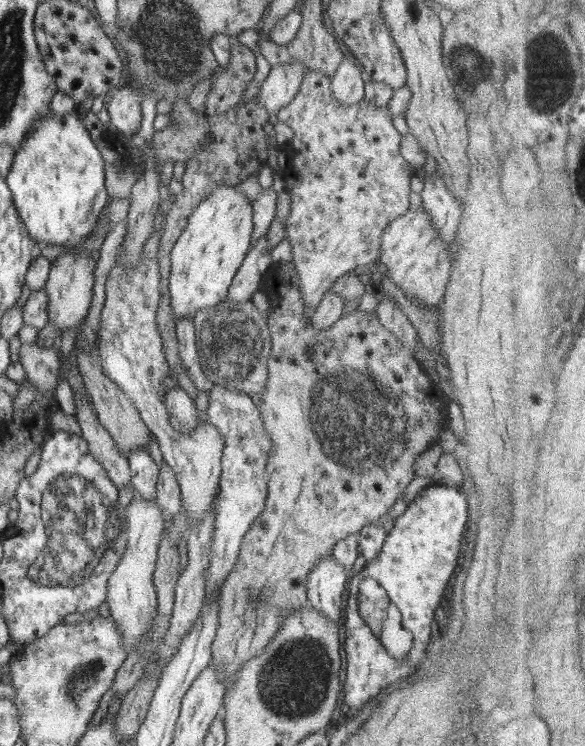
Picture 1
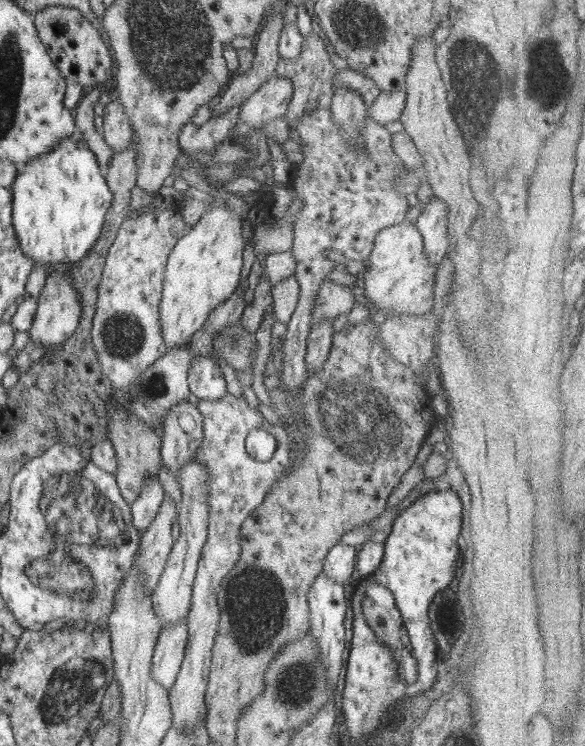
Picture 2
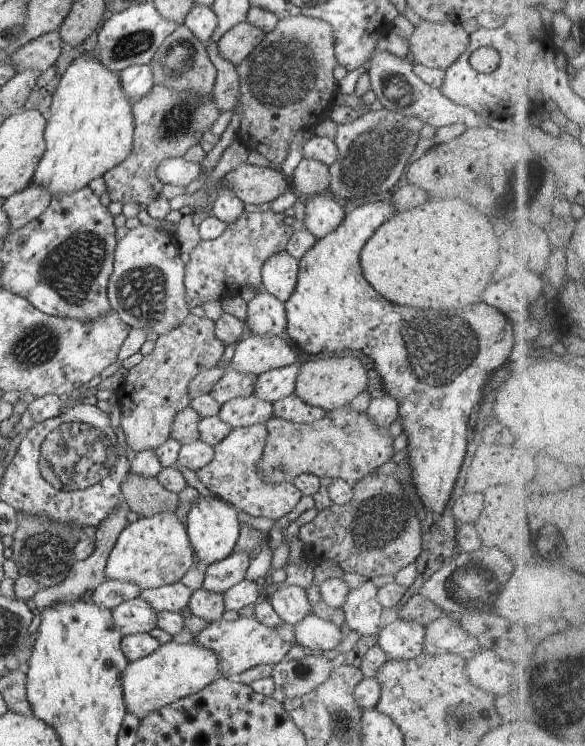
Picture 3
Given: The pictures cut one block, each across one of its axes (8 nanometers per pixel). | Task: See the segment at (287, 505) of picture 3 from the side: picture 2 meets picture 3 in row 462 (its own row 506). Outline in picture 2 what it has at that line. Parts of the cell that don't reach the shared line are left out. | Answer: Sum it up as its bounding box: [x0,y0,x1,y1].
[169,392,291,728]

